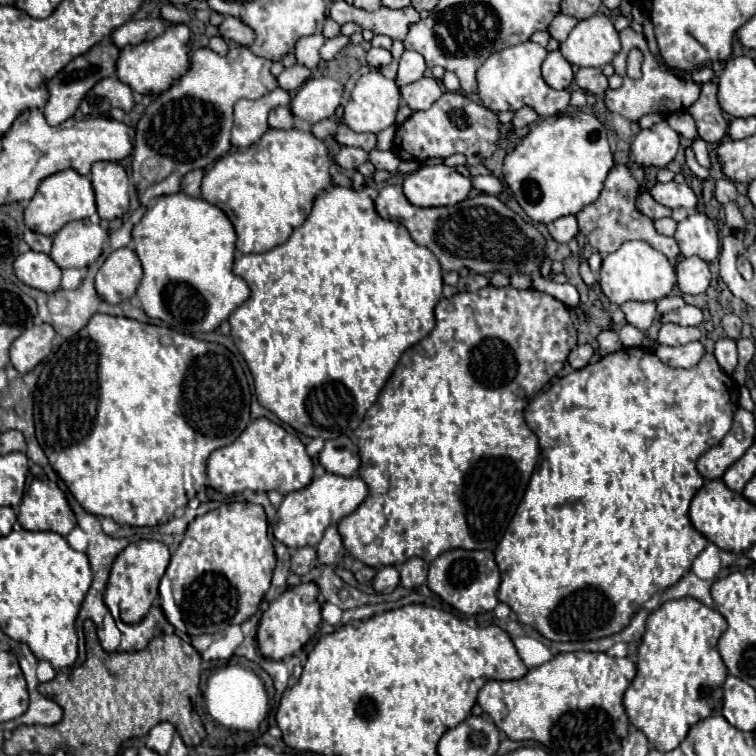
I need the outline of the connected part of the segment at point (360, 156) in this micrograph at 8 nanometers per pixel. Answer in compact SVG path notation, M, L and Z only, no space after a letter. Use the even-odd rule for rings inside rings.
M342 148L336 156L336 162L346 168L346 170L352 170L352 168L358 168L360 164L368 162L368 152L362 150L362 148Z

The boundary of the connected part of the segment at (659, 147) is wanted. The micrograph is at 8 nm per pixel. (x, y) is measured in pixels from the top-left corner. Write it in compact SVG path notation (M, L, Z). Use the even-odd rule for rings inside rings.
M660 120L648 130L642 130L632 142L632 160L640 166L664 168L680 148L680 134L670 128L666 120Z

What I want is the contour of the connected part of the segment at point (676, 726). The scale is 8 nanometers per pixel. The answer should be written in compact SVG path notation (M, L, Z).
M678 598L664 602L648 616L646 634L638 648L638 672L624 694L624 708L630 718L630 724L642 730L654 748L662 752L674 750L686 738L690 726L694 726L702 718L708 718L710 714L720 712L722 684L728 676L728 670L716 644L726 628L728 624L718 610L704 606L700 600L694 598Z

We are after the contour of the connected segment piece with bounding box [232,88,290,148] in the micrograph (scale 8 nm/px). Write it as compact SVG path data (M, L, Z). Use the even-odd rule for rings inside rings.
M282 88L258 98L258 100L238 100L234 104L234 128L232 128L232 146L248 148L256 144L268 130L268 112L278 106L288 106L290 94Z

